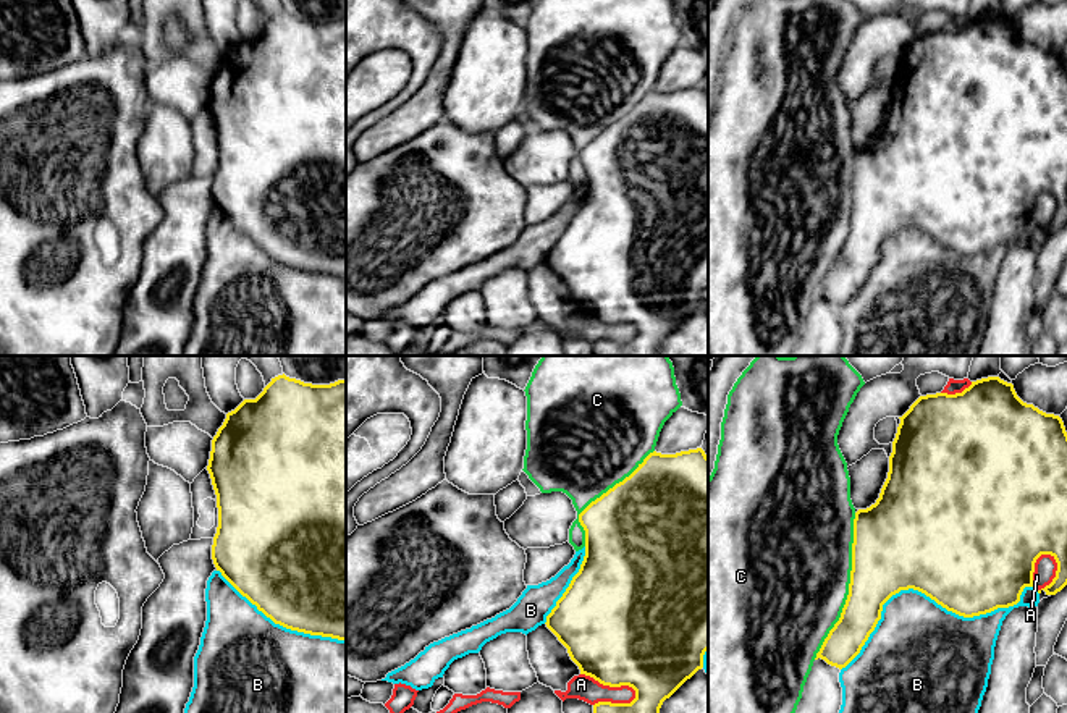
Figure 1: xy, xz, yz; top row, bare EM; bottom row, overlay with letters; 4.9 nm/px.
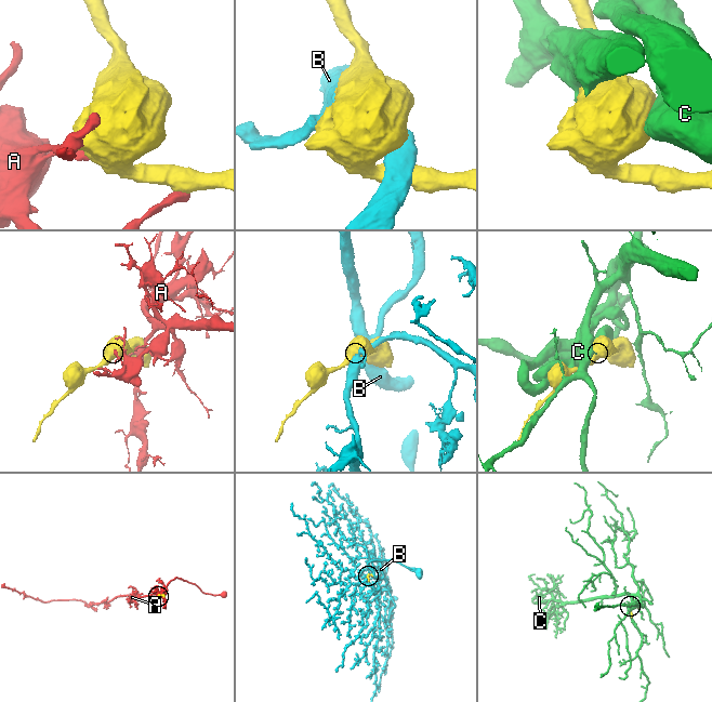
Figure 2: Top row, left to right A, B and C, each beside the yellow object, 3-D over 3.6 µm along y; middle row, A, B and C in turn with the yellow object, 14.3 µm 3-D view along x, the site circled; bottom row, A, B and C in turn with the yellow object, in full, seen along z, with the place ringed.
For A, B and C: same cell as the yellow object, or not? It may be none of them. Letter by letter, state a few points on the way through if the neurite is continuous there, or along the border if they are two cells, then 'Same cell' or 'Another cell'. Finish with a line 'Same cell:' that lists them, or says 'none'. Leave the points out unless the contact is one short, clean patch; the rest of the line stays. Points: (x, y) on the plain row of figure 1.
A: Another cell
B: Another cell
C: Another cell
Same cell: none

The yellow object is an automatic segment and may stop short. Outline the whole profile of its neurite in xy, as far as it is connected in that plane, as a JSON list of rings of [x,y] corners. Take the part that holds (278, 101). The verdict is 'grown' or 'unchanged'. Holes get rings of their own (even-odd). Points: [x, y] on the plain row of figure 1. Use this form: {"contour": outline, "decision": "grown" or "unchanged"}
{"contour": [[[285,11],[272,16],[255,37],[244,37],[226,52],[212,78],[207,108],[218,146],[218,165],[212,183],[217,209],[275,262],[310,273],[346,278],[346,16],[330,23],[304,21]]], "decision": "unchanged"}

